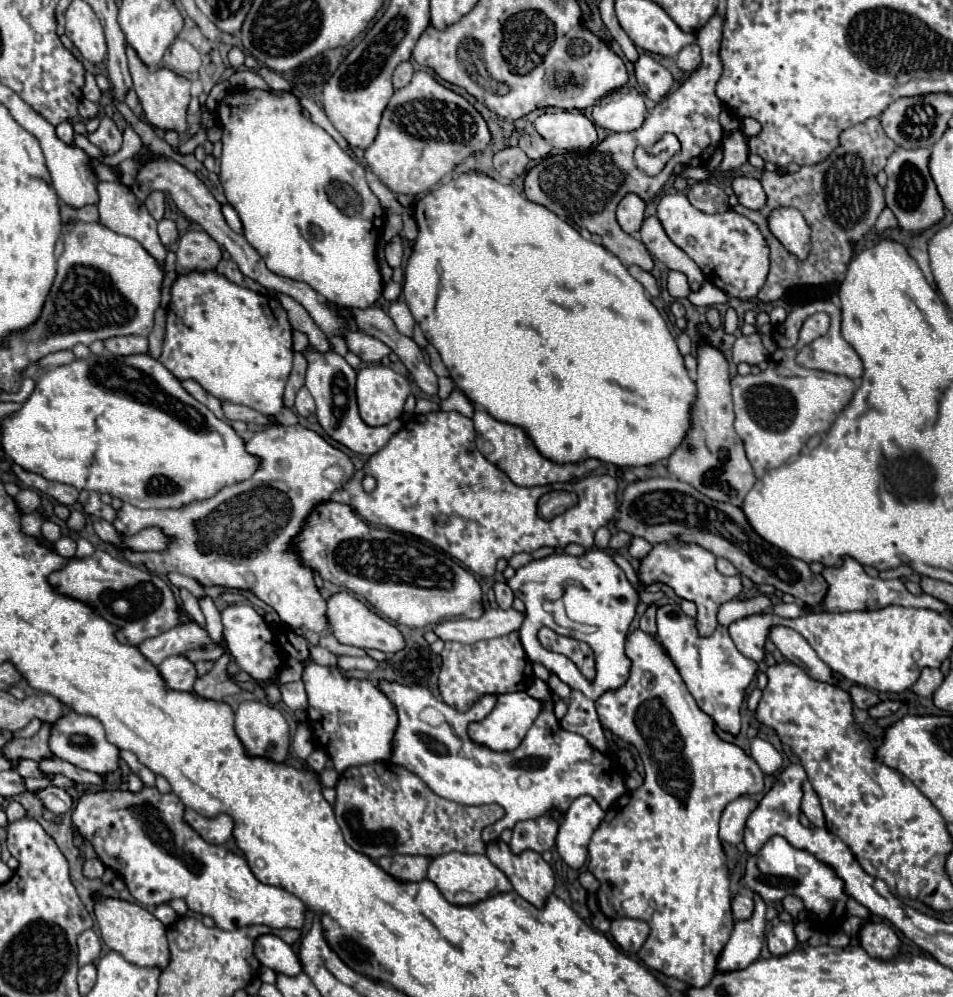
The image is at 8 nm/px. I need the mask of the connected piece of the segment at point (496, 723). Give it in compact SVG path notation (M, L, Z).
M516 691L516 693L504 693L498 697L496 707L492 709L492 713L478 721L478 723L470 723L468 725L468 733L476 743L482 743L494 751L512 751L520 745L520 741L524 739L526 731L530 729L530 725L534 723L534 719L540 715L544 703L540 699L528 697L526 691Z

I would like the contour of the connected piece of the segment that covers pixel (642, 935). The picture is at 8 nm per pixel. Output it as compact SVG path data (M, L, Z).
M614 919L610 933L624 953L636 955L644 945L650 933L650 927L646 921L640 921L640 919Z

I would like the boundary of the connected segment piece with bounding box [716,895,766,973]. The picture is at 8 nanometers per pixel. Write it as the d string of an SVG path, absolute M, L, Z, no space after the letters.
M754 895L756 909L748 921L736 921L730 941L722 949L720 961L716 971L718 973L732 973L746 969L760 957L762 941L764 941L764 919L766 919L766 903Z

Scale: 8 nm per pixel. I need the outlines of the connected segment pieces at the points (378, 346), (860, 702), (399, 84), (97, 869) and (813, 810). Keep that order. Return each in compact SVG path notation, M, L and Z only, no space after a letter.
M350 331L346 341L348 341L348 349L352 353L356 353L366 365L378 363L382 357L386 357L390 353L390 349L382 341L370 337L370 335L364 335L360 331Z
M856 685L850 689L850 697L852 697L854 705L860 709L870 709L880 703L880 697L874 691L864 689L864 687L856 687Z
M410 61L400 63L394 71L394 77L392 77L394 79L394 89L402 89L404 85L408 85L408 81L412 79L412 73L414 73L414 67L412 67Z
M88 859L84 863L84 877L86 879L98 879L104 875L104 871L106 871L106 867L100 859Z
M806 781L804 783L804 799L802 799L802 813L810 819L812 825L816 827L826 827L824 823L824 813L820 809L820 801L818 801L818 795L814 793L812 785Z

